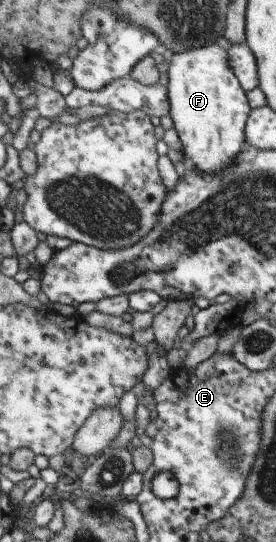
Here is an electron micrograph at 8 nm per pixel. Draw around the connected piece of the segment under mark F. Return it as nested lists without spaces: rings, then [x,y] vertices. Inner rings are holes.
[[[213,43],[201,49],[173,54],[168,65],[170,116],[183,145],[181,151],[185,159],[189,159],[193,166],[207,174],[220,172],[246,149],[246,122],[253,111],[246,89],[243,89],[242,82],[235,75],[234,69],[231,69],[227,53],[219,43]]]

